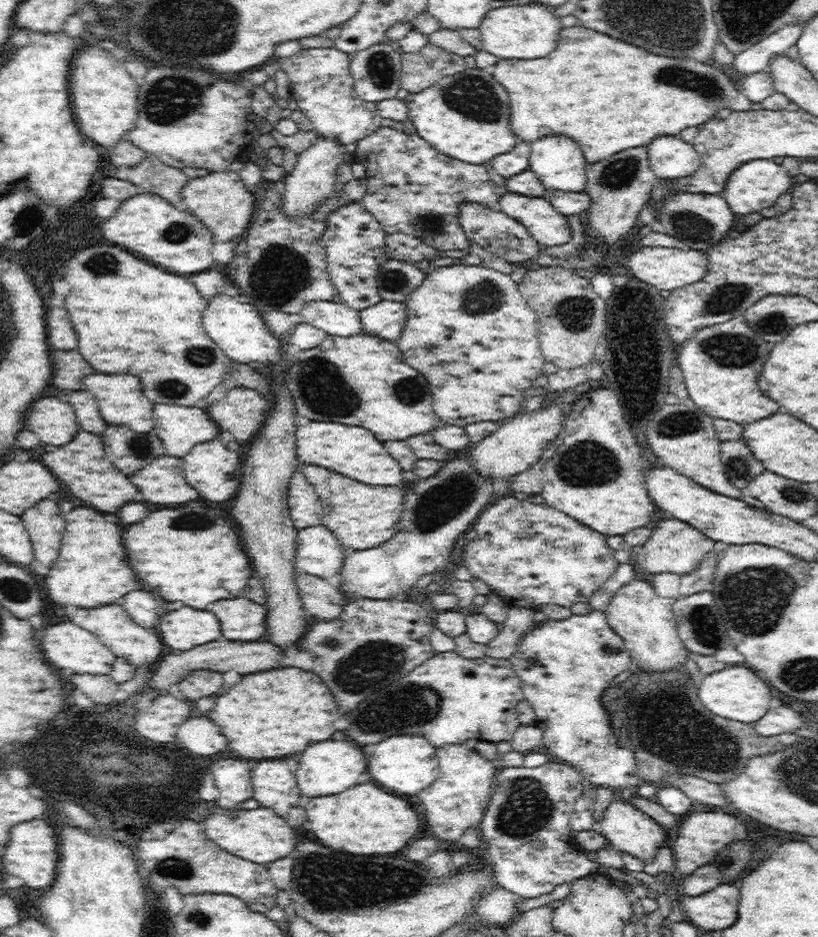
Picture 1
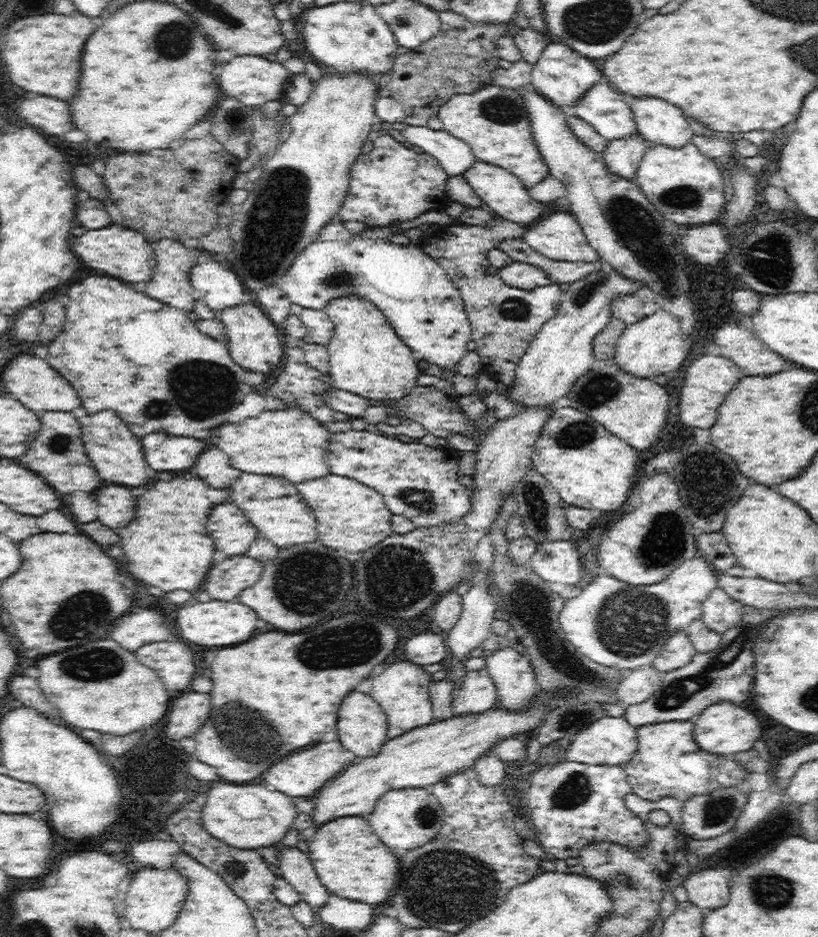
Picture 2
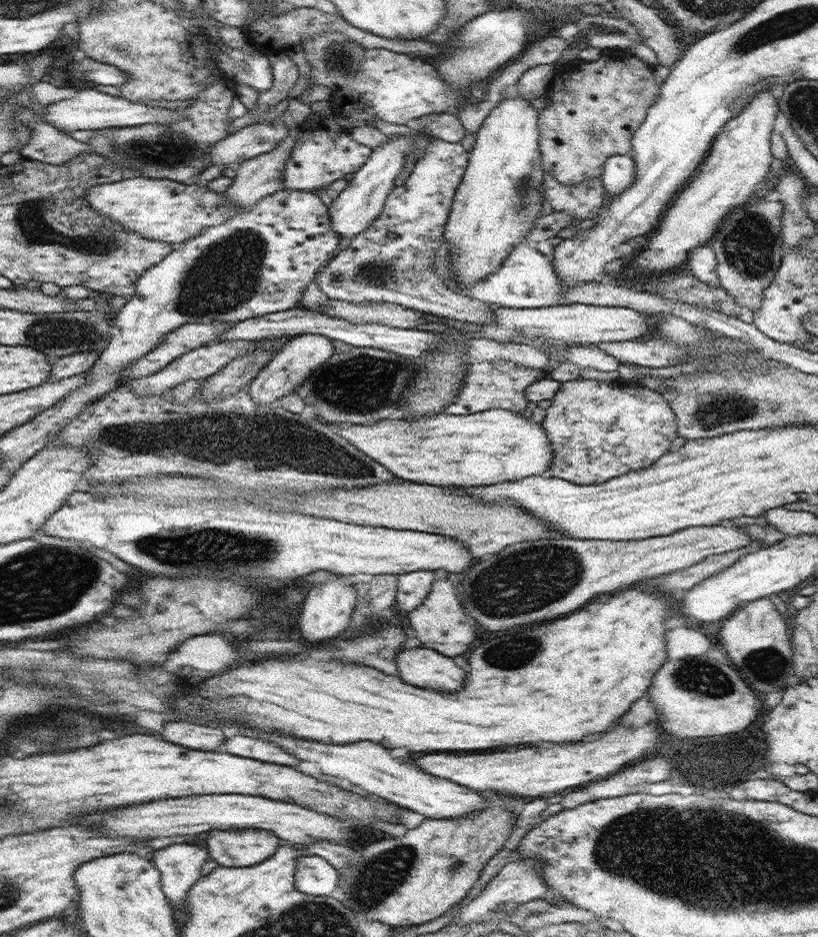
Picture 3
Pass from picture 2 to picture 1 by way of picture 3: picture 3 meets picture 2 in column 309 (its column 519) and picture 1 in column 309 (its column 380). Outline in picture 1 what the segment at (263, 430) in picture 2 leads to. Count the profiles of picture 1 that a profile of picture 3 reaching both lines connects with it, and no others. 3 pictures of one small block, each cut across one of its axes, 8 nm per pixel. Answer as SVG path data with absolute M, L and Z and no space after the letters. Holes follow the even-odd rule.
M314 422L299 426L294 430L296 435L296 454L301 464L315 464L339 472L344 476L364 484L382 486L403 486L403 468L398 461L384 448L371 430L361 426Z

